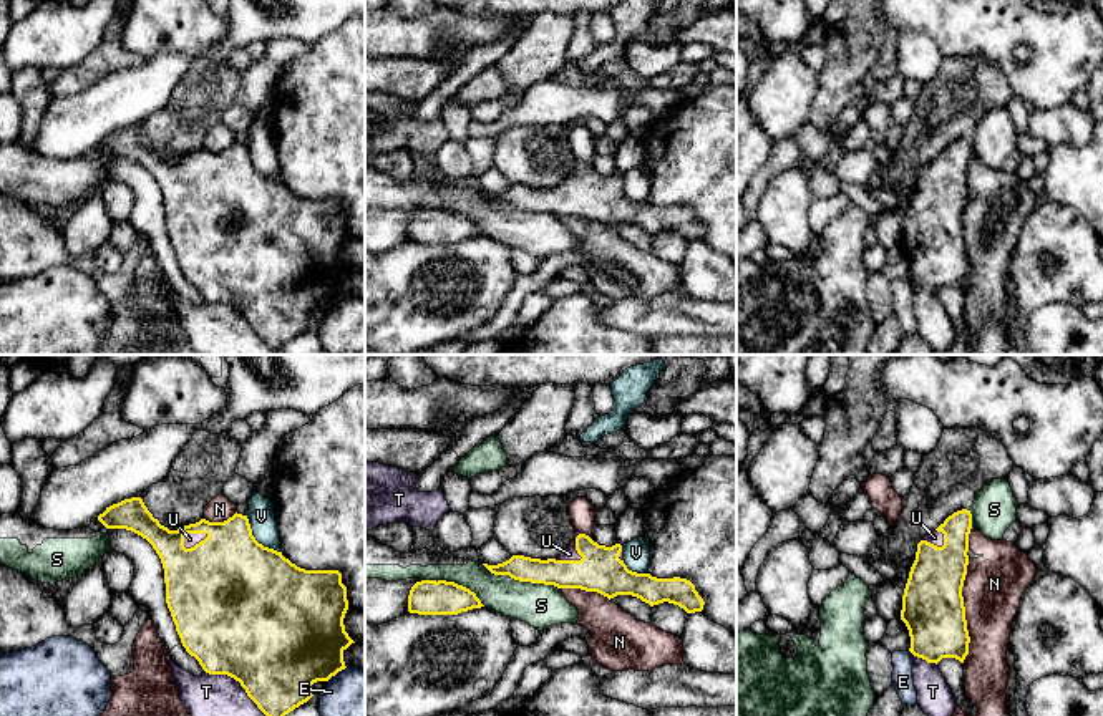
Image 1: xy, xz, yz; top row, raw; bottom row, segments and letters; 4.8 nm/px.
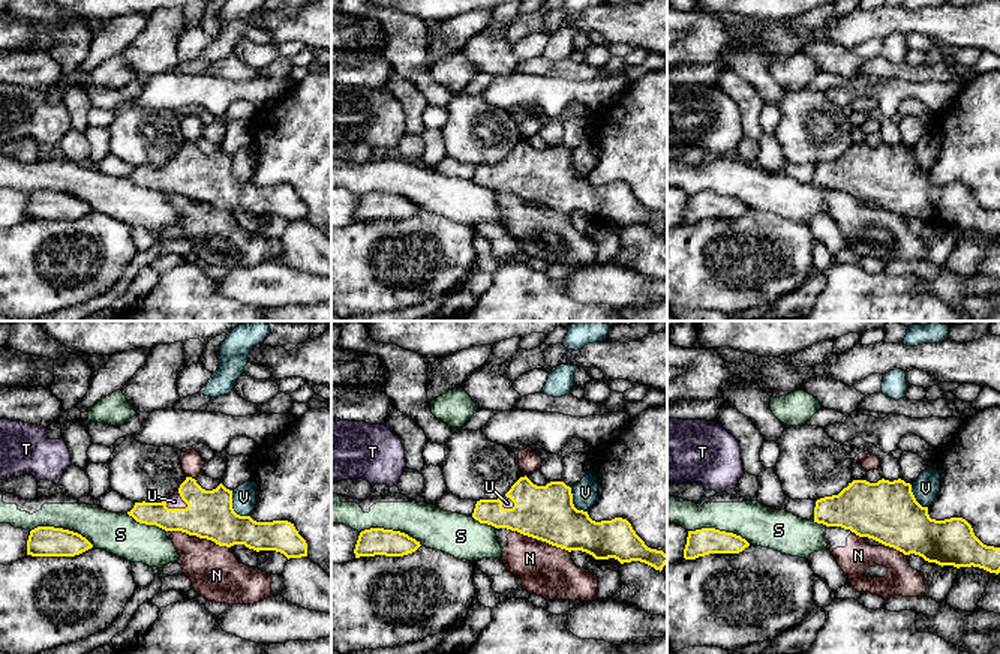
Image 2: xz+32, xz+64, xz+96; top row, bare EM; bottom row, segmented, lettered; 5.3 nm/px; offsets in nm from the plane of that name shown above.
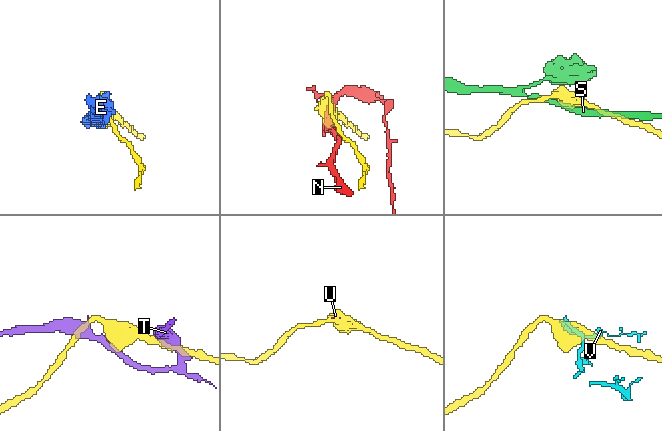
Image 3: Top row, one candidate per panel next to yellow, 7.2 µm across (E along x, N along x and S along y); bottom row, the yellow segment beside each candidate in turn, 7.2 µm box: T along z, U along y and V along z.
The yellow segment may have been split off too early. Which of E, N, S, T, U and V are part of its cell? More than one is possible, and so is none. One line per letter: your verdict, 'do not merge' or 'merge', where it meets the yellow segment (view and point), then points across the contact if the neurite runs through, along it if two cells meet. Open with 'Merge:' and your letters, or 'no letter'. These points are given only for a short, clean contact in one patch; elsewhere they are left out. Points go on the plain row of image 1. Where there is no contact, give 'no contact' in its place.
Merge: U
E: do not merge; meets yellow in xy at (335, 302)
N: do not merge; meets yellow in yz at (964, 241)
S: do not merge; meets yellow in xz at (521, 209)
T: do not merge; meets yellow in xy at (242, 315)
U: merge; meets yellow in xy at (196, 173)
V: do not merge; meets yellow in xy at (256, 169)

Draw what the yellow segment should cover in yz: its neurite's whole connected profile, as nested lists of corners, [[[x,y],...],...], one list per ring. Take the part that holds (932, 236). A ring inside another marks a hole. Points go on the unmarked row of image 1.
[[[967,138],[949,144],[919,172],[902,224],[901,249],[911,265],[909,280],[939,292],[969,283],[969,259],[962,215],[969,194],[972,143]]]

